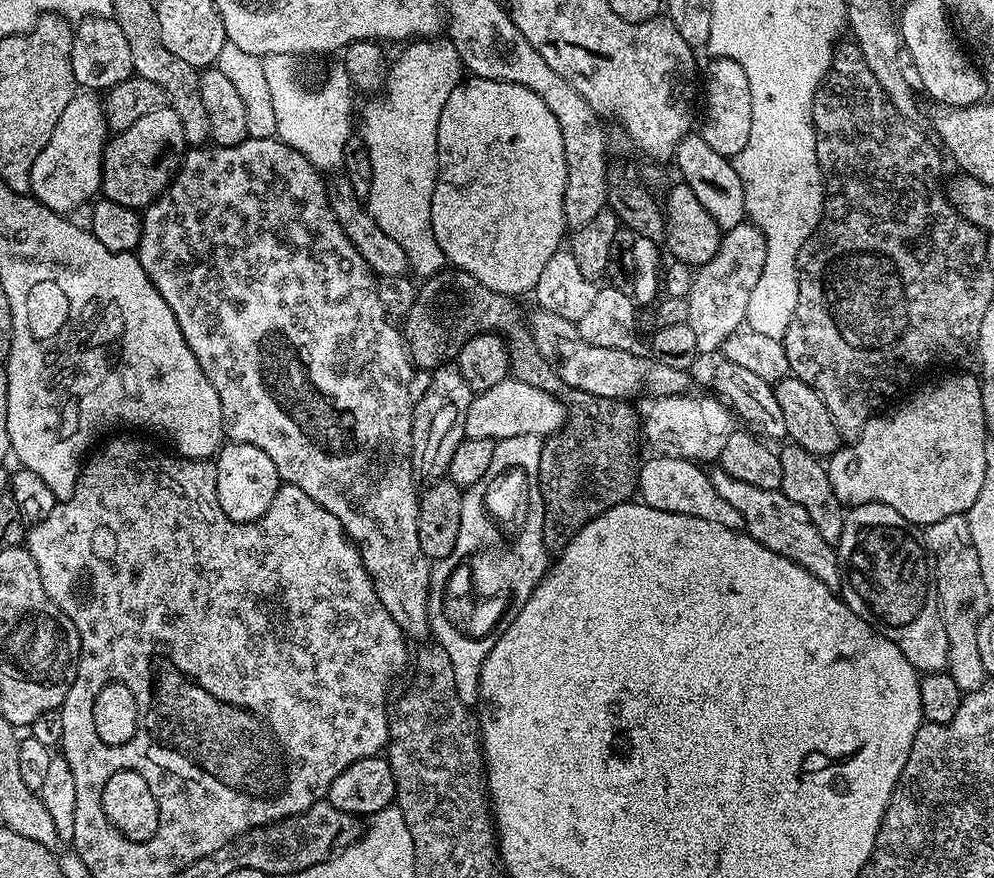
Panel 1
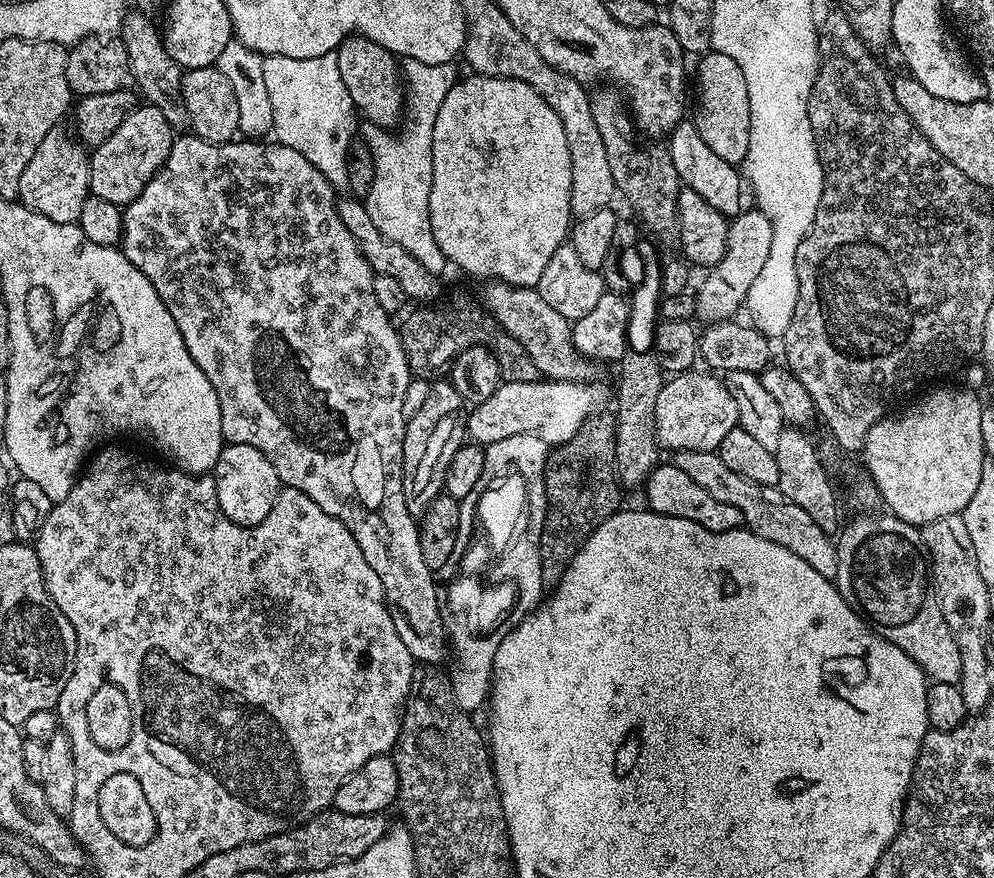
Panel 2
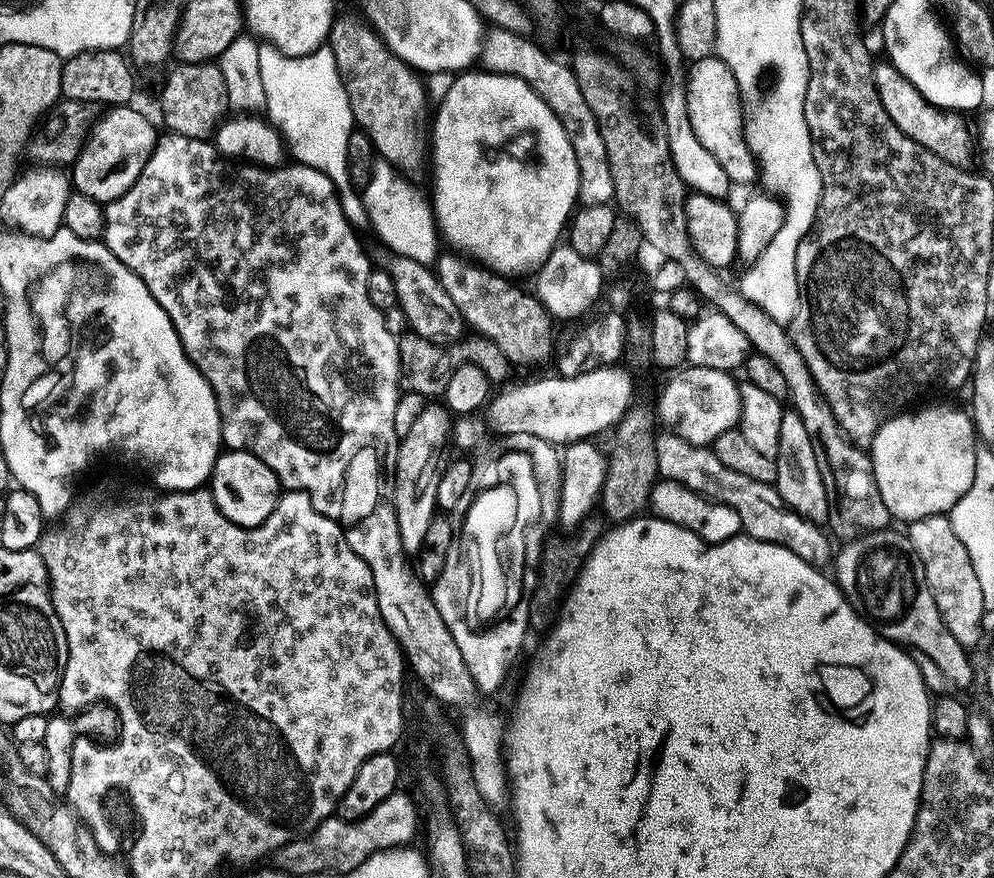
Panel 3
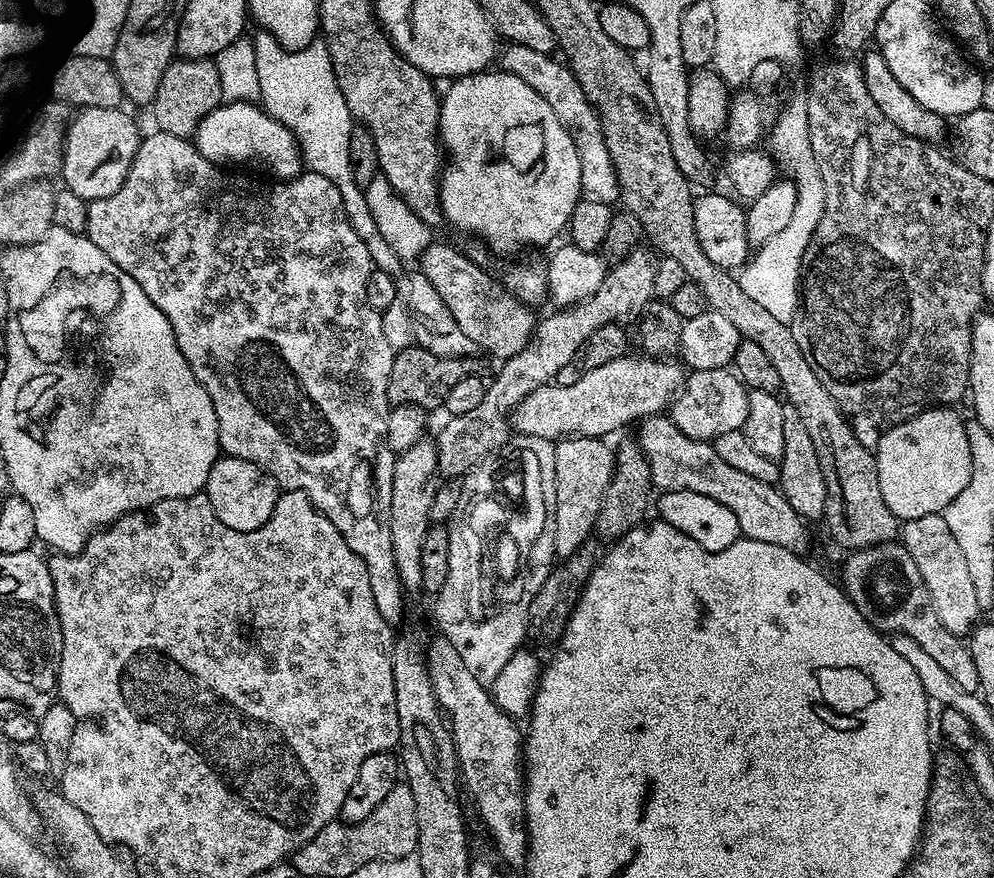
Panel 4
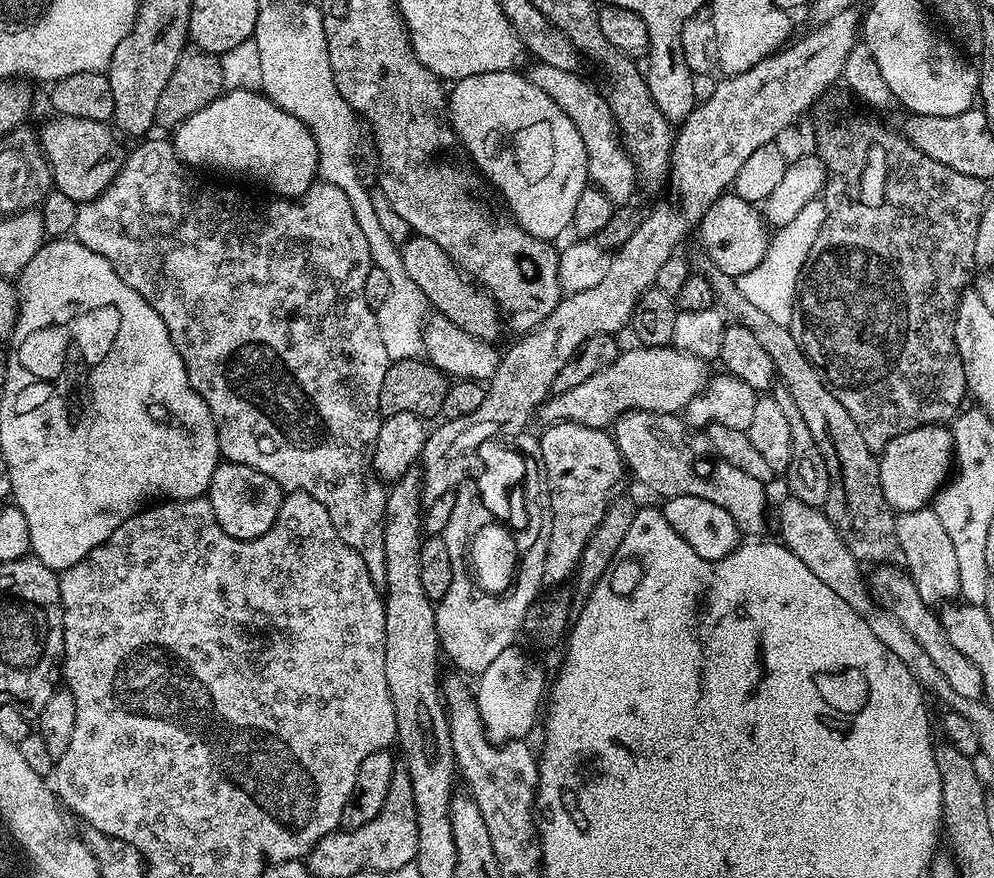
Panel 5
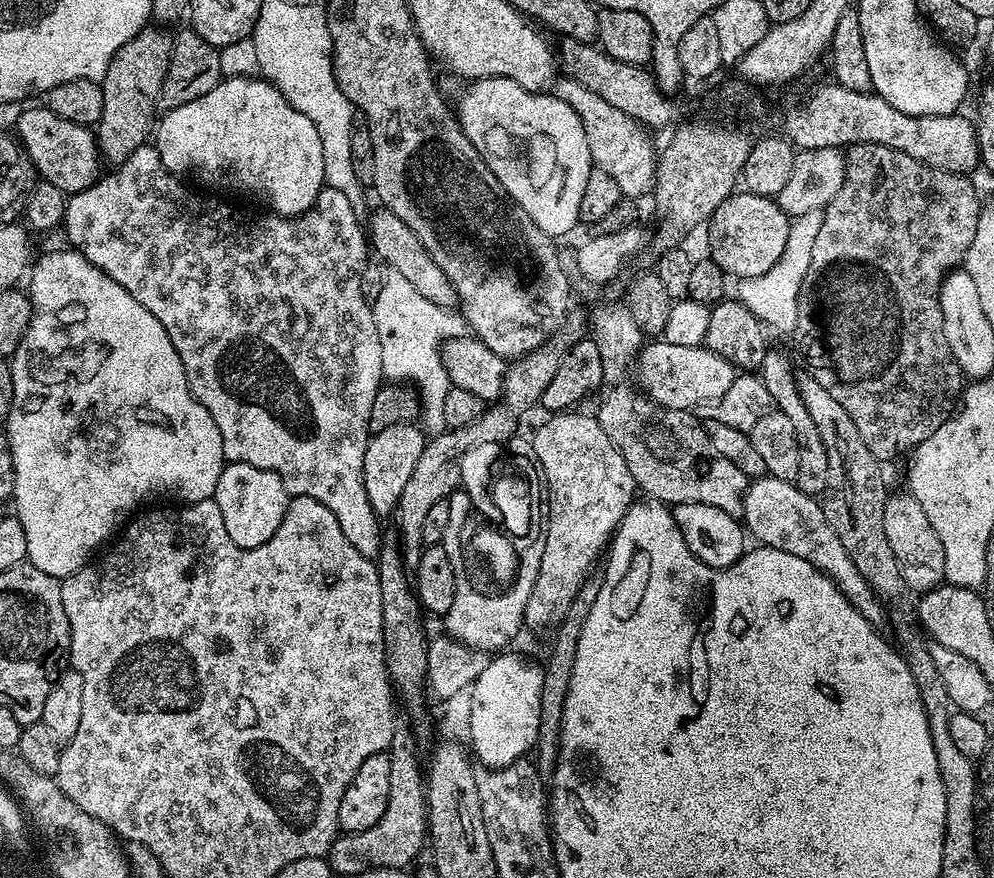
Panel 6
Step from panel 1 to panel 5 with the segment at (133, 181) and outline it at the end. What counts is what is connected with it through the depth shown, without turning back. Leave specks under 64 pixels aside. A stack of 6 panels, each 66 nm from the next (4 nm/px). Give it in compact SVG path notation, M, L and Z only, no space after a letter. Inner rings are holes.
M59 114L51 118L53 120L45 122L44 129L39 129L38 135L40 144L44 147L44 157L52 167L55 191L66 194L66 198L77 202L92 200L102 194L102 190L106 190L110 182L114 182L124 164L126 148L120 145L121 137L103 120Z

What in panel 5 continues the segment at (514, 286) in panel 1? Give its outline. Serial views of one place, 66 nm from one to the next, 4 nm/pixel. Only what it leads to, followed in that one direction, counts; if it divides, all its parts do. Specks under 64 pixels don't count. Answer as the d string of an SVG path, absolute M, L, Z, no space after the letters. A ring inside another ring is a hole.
M509 70L474 74L455 81L448 96L448 115L456 137L467 150L477 172L495 191L497 188L504 195L512 219L530 235L555 241L556 236L571 229L574 205L578 203L582 190L590 184L586 146L582 146L582 134L578 134L574 122L570 122L570 118L566 118L566 114L562 114L562 110L558 110L542 90L538 90L538 86L528 81L527 75L520 73L519 76L518 73Z

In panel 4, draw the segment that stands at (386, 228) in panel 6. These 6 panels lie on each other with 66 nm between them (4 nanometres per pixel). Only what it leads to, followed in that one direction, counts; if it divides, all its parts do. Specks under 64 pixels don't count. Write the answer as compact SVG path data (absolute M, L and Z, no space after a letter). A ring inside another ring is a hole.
M439 242L428 245L423 256L419 257L418 264L426 274L426 278L430 278L430 286L438 290L442 302L450 306L454 320L458 322L458 326L462 326L462 334L466 334L466 338L473 340L477 349L485 348L486 351L497 356L497 361L503 362L509 360L514 354L518 354L532 341L538 323L538 316L532 313L535 311L508 291L499 279L492 280L491 274L482 265L475 264L470 257L463 256L458 249L451 248L448 244L439 244Z

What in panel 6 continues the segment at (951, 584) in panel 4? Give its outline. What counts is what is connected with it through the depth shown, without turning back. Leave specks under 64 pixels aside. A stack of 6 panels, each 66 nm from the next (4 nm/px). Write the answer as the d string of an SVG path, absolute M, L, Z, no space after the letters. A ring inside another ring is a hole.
M911 494L903 495L889 495L886 502L886 538L890 541L890 550L894 550L894 558L898 558L904 581L913 593L923 594L945 583L946 554L942 550L938 534L934 532L934 526L930 526L930 518L926 518L926 510L918 506Z

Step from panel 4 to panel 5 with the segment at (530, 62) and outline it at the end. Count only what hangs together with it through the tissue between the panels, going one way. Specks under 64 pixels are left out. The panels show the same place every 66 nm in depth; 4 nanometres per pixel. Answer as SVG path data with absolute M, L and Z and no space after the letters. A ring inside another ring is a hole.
M539 62L533 65L533 68L527 69L526 72L528 81L538 86L538 90L542 90L542 94L546 94L546 98L550 98L550 102L554 102L554 106L558 106L558 110L562 110L562 114L566 114L570 122L574 122L578 134L582 134L582 146L586 146L588 159L589 181L603 190L613 204L627 205L631 201L628 199L631 198L632 191L638 188L638 177L628 152L620 143L616 131L616 119L608 103L604 101L603 91L599 87L591 88L583 80L580 72L558 70L555 66L546 66Z

